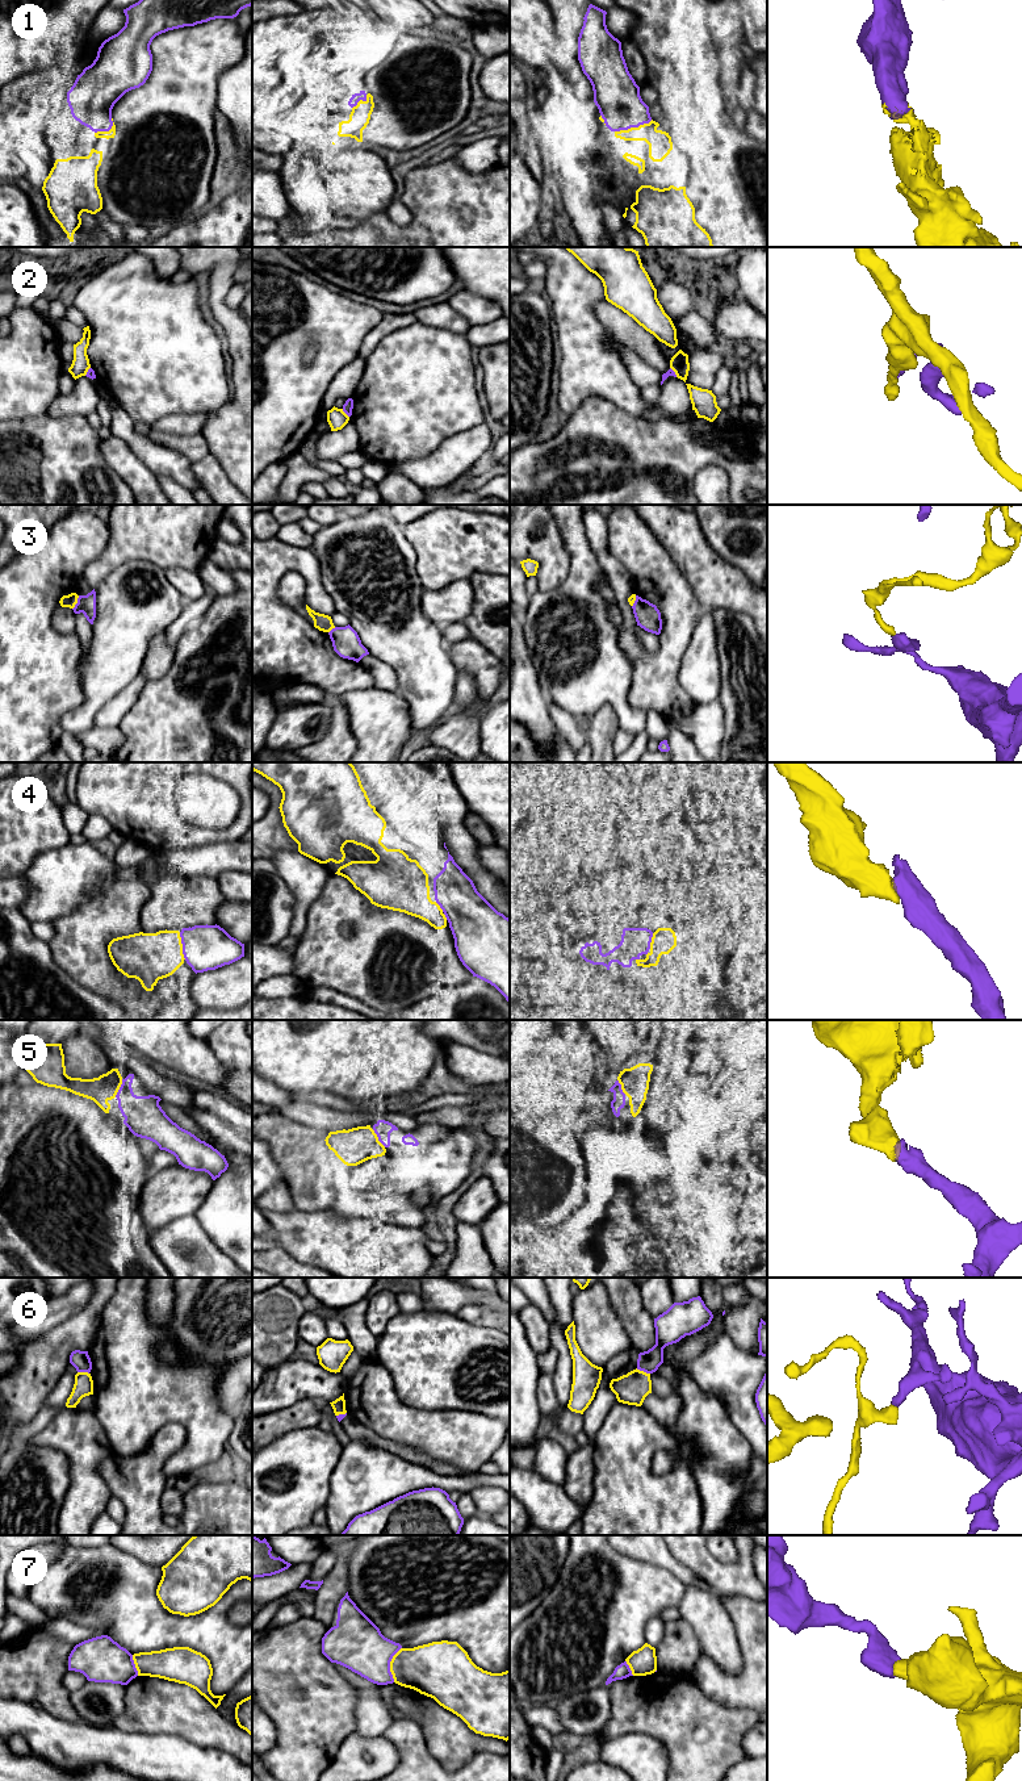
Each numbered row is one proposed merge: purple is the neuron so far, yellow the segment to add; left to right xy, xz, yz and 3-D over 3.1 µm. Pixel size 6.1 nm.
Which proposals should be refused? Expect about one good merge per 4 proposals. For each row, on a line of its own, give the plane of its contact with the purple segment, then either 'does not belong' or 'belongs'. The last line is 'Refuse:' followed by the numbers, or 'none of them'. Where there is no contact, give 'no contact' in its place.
1: meets purple in yz; belongs
2: meets purple in xz; does not belong
3: meets purple in xy; does not belong
4: meets purple in xy; belongs
5: meets purple in xy; belongs
6: meets purple in yz; does not belong
7: meets purple in xz; does not belong
Refuse: 2, 3, 6, 7

